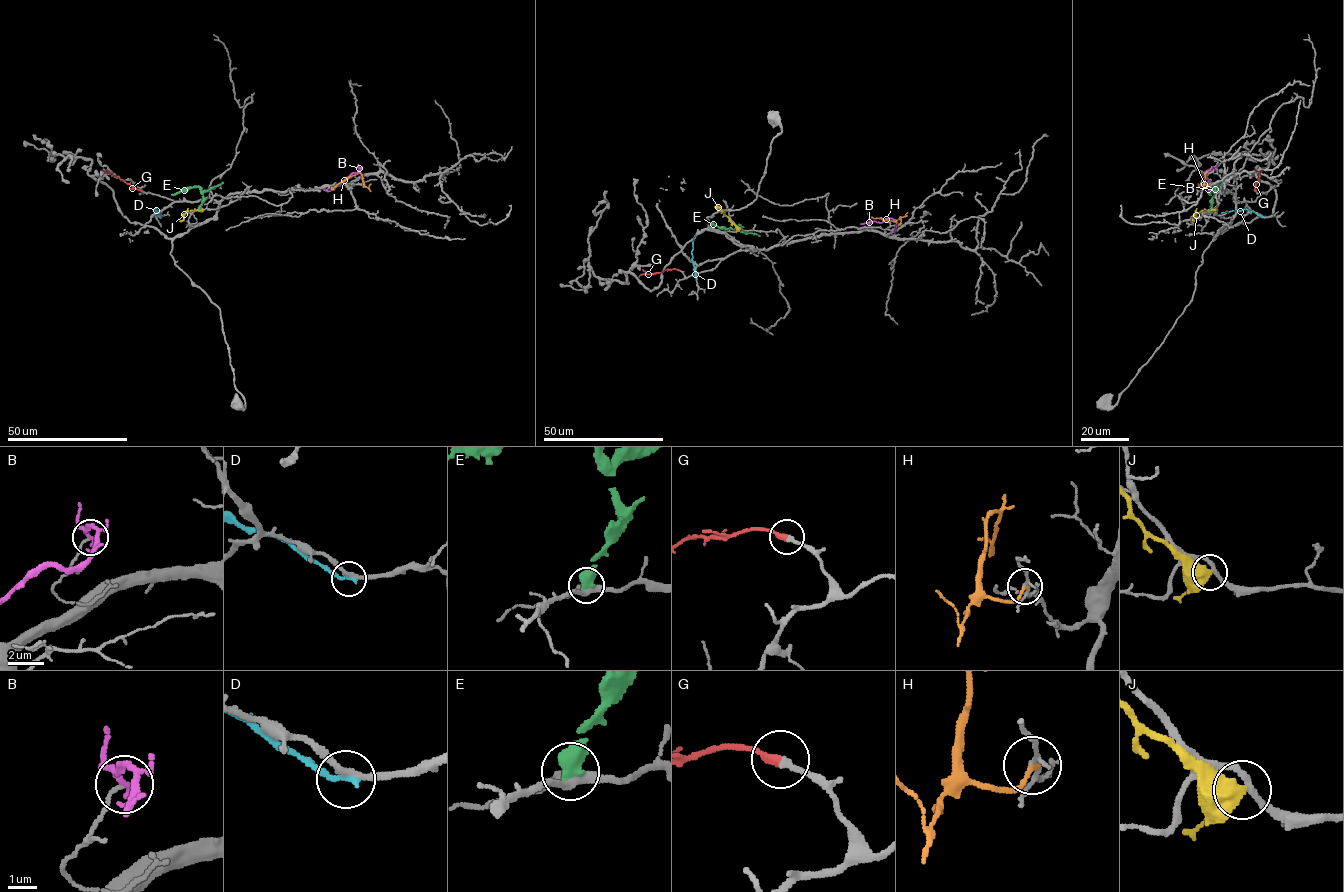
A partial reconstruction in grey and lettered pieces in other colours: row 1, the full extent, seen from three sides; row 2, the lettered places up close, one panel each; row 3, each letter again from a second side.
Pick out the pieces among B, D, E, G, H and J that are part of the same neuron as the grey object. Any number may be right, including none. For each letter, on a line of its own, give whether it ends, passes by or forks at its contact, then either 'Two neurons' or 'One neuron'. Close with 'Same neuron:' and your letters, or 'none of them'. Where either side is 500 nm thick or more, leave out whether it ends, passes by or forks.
B: It passes by. Two neurons
D: It ends there. Two neurons
E: Two neurons
G: It ends there. One neuron
H: It ends there. Two neurons
J: Two neurons
Same neuron: G

